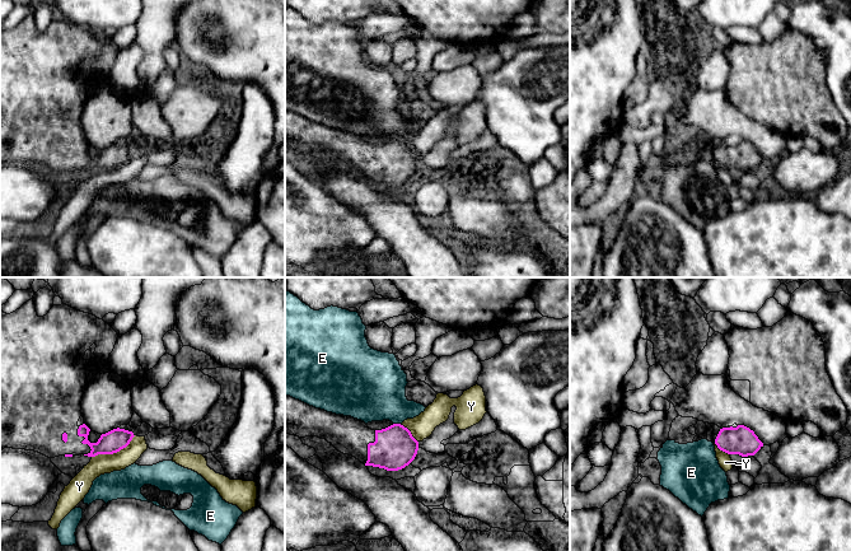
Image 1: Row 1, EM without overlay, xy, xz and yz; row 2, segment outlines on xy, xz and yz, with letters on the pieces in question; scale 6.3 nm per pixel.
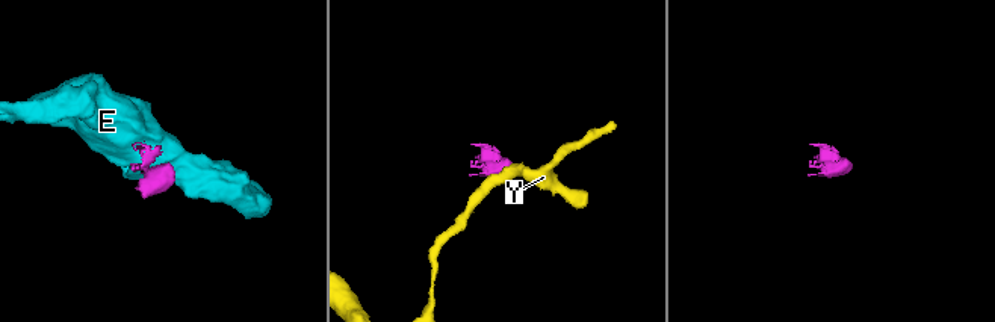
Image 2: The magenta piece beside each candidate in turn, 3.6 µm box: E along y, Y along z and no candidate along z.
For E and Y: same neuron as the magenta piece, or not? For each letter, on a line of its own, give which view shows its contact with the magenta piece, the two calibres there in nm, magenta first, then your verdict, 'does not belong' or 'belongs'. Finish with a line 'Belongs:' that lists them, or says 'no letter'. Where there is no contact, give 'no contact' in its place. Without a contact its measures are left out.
E: contact in xz; calibres 260 and 380 nm; does not belong
Y: contact in xy; calibres 140 and 130 nm; does not belong
Belongs: no letter

